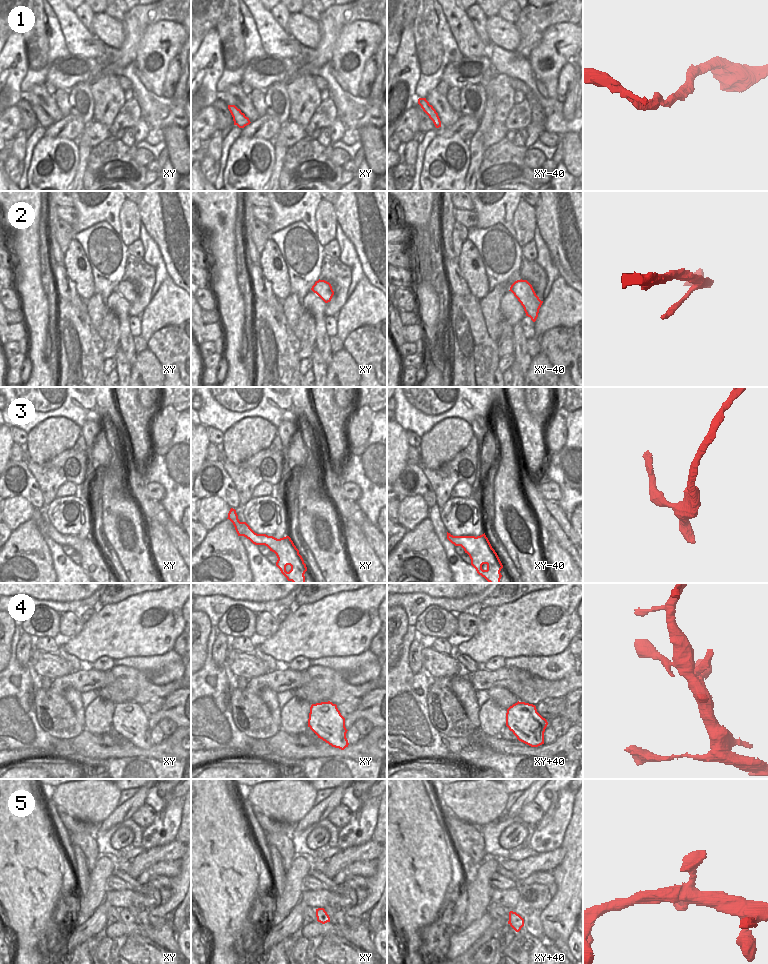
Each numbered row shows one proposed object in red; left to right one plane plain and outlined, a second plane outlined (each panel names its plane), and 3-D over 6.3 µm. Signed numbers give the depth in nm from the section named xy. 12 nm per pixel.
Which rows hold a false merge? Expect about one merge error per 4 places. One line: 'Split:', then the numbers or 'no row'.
Split: no row

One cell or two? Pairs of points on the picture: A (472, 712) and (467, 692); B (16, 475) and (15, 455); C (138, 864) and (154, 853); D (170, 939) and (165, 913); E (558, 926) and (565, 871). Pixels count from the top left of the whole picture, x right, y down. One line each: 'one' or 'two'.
A: one
B: two
C: one
D: two
E: one

